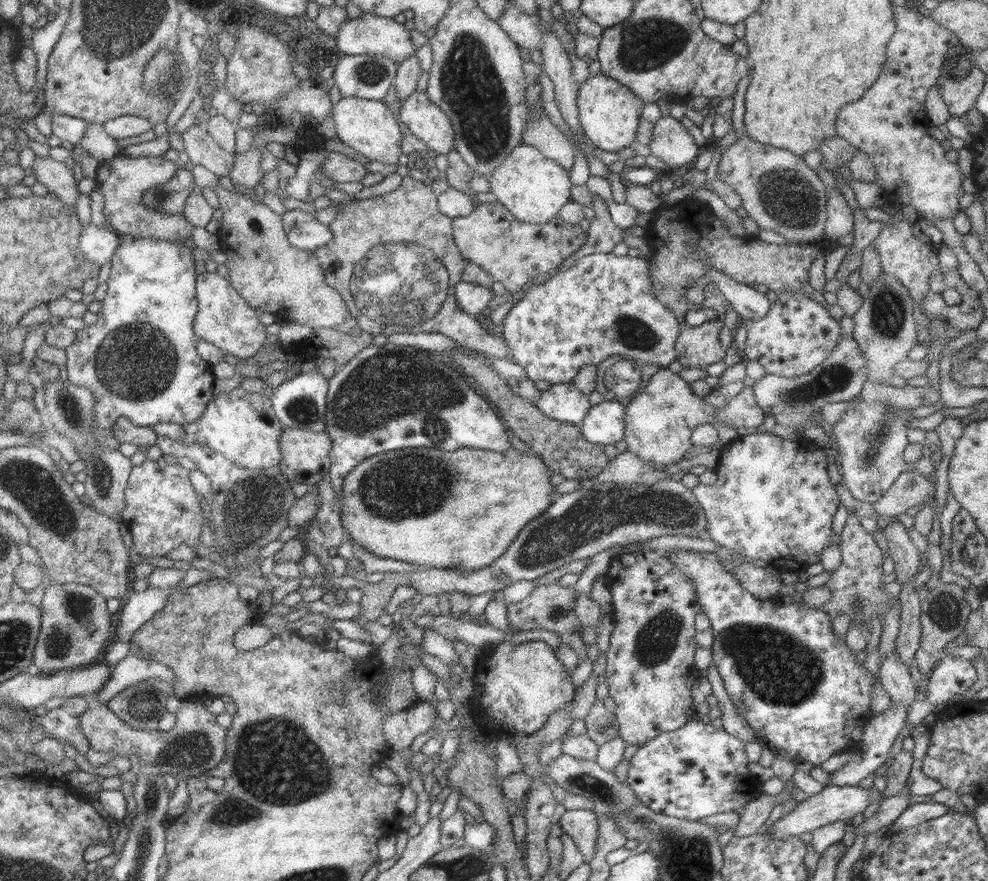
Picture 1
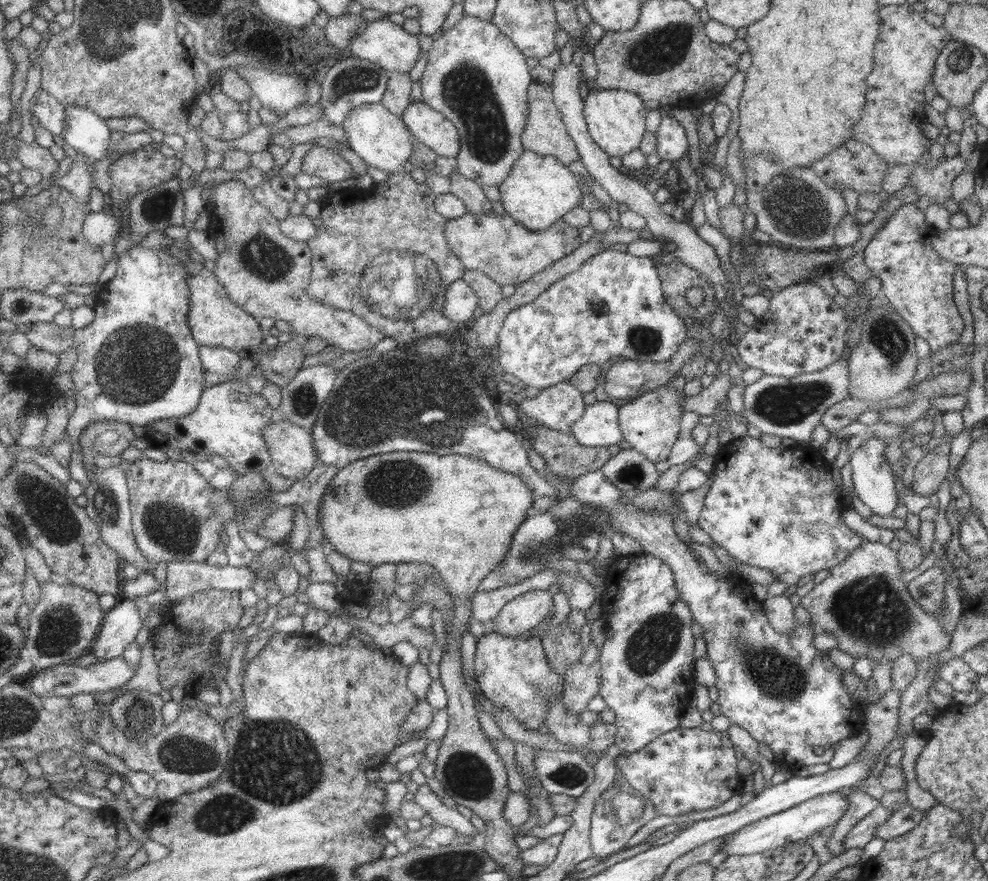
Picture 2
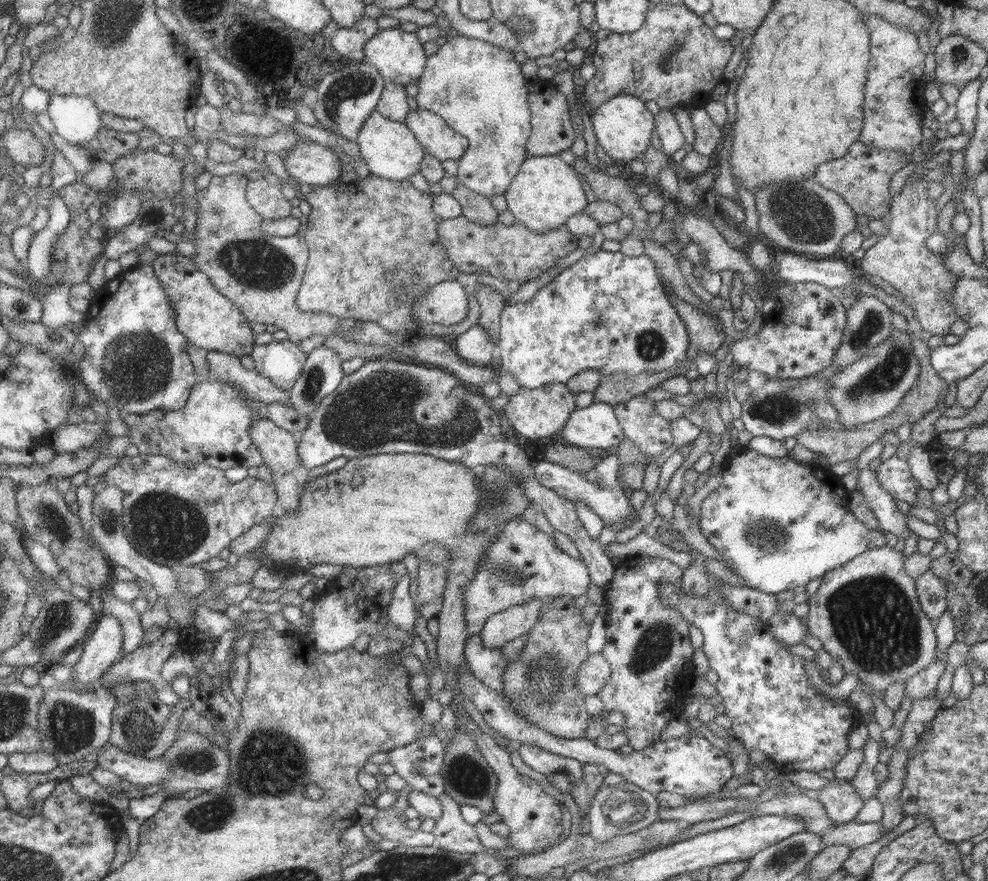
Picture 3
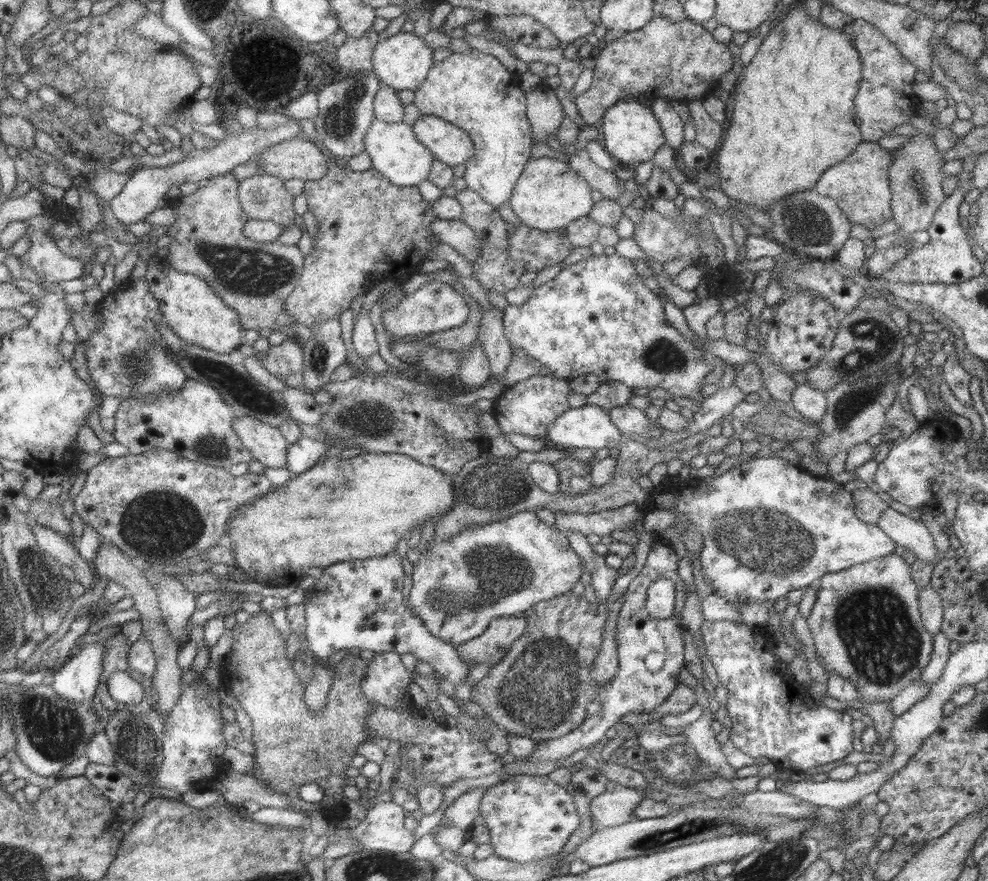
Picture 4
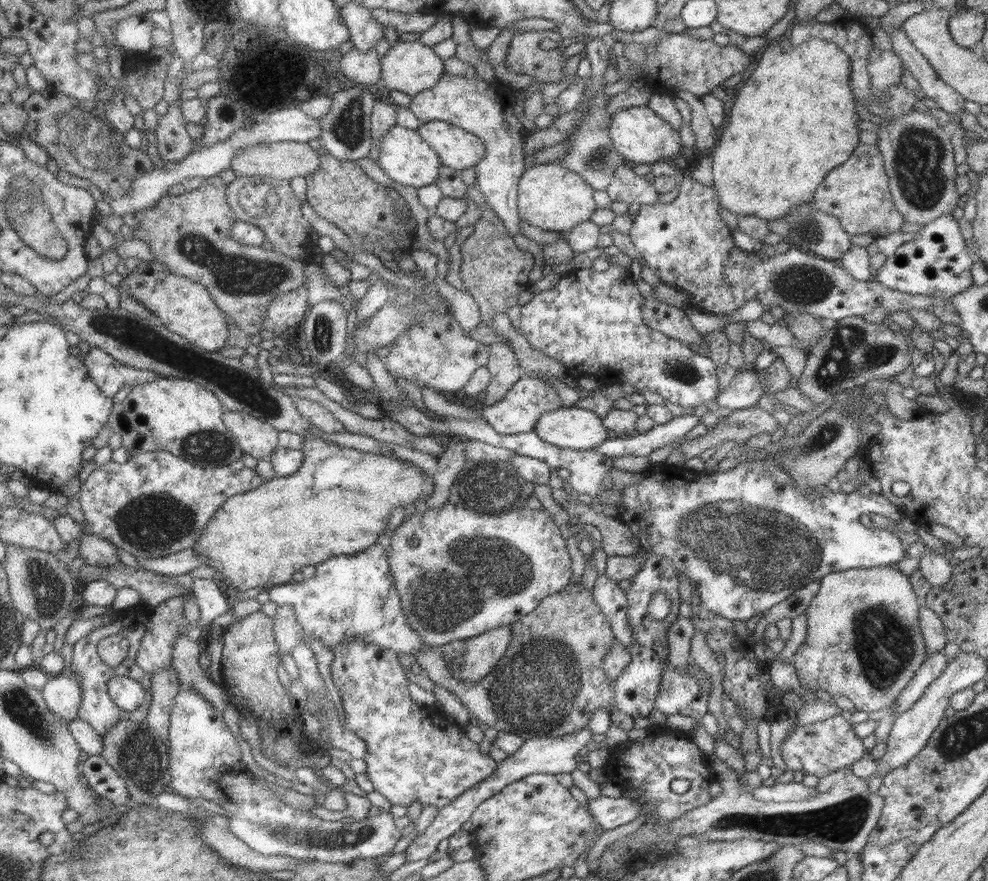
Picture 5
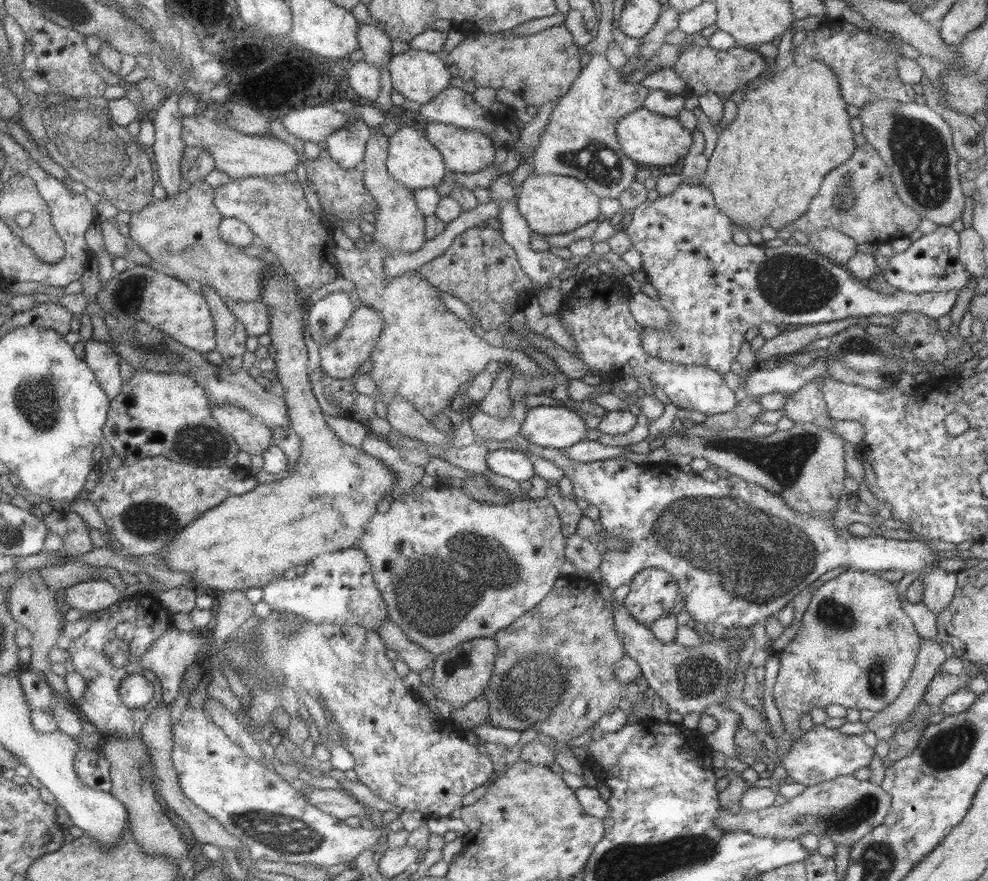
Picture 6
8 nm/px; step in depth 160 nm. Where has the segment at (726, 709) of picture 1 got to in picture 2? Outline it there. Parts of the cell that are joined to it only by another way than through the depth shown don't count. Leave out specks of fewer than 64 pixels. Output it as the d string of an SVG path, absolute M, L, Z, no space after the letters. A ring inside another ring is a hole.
M731 724L725 732L726 737L736 747L739 755L747 758L750 764L760 765L760 771L765 781L771 779L774 773L772 762L767 761L757 752L758 742L746 730L736 724Z

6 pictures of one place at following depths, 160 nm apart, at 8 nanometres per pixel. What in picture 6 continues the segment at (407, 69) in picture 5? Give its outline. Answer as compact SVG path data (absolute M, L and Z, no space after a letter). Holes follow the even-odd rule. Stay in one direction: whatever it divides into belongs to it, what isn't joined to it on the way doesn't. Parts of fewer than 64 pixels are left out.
M412 48L393 54L388 71L392 89L417 104L435 98L452 77L441 55Z

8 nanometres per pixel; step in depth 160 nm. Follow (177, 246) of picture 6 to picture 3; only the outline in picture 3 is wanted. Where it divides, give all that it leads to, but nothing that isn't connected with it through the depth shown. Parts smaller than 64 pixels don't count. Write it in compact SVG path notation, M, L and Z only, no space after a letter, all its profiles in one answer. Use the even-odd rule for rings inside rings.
M244 175L210 178L208 185L194 194L195 225L192 245L195 253L190 259L195 268L207 275L211 284L227 297L249 324L273 325L287 333L286 340L294 344L312 336L324 338L342 335L339 320L324 313L301 312L296 305L308 259L308 248L301 234L279 237L260 232L262 218L245 200Z

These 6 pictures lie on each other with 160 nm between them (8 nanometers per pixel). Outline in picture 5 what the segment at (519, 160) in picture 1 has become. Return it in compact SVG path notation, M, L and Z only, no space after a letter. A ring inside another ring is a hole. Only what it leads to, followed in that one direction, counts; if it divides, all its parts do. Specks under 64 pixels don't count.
M558 162L537 164L524 170L519 177L516 207L520 220L543 230L563 234L591 216L596 208L593 191L581 176Z

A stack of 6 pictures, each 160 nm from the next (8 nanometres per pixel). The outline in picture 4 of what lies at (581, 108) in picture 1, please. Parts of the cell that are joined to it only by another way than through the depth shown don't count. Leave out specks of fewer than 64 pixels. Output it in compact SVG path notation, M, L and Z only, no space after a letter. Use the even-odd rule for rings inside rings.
M637 100L615 101L615 104L605 110L600 121L602 126L599 128L599 135L603 137L603 146L622 166L627 162L641 163L652 160L653 154L666 141L651 109L637 103Z

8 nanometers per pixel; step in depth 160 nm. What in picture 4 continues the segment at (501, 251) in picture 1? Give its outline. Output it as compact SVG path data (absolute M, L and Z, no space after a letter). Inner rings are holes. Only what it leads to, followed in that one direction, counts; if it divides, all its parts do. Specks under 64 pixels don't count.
M435 219L430 224L432 234L441 242L448 244L462 254L470 263L480 251L479 239L463 221ZM520 224L513 233L508 234L509 256L513 260L523 262L526 271L540 271L542 268L551 266L551 264L561 263L572 248L573 246L569 244L566 237L566 229L543 232Z

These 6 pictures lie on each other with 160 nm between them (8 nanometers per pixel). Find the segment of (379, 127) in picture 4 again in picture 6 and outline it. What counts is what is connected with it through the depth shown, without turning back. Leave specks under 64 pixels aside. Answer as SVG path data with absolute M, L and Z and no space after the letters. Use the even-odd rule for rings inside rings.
M401 126L388 138L387 172L411 190L436 187L446 174L446 166L439 151L426 139L423 131Z

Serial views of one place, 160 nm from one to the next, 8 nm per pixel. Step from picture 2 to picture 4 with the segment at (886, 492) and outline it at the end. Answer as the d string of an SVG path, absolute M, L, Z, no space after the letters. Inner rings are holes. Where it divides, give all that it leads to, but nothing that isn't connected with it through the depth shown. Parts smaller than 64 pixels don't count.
M890 507L880 514L876 525L897 545L910 550L917 560L935 565L941 557L923 522L909 518Z

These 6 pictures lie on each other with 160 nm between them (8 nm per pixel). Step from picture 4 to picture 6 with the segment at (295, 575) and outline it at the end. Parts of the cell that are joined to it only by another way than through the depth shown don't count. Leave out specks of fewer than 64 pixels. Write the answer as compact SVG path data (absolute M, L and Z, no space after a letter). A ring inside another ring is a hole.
M267 247L259 257L266 261L267 266L264 272L260 273L262 289L259 300L268 306L267 319L271 324L267 337L275 348L277 381L284 391L282 396L287 406L289 425L300 440L300 454L289 474L283 475L272 484L257 484L245 494L227 497L192 520L171 543L166 544L157 553L165 570L183 571L189 575L189 586L215 594L262 587L268 580L281 577L284 570L298 564L306 565L313 557L321 556L322 552L353 547L362 537L368 518L377 513L375 505L389 497L392 485L395 484L395 473L387 471L381 461L365 454L363 449L345 444L325 422L325 417L313 397L308 378L302 294L293 286L294 282Z

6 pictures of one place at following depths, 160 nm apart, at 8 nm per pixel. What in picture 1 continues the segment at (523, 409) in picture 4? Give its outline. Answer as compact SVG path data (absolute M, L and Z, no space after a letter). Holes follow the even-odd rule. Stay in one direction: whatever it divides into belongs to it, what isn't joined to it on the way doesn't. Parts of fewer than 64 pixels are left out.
M571 383L551 384L549 390L540 392L539 398L531 402L545 417L571 425L579 425L591 408L587 395Z

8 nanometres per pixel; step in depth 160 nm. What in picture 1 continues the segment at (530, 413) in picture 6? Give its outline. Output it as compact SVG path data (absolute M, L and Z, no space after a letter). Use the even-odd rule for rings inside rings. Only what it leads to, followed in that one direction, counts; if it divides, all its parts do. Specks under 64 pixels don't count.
M617 399L604 400L591 406L579 423L581 436L593 444L614 444L624 438L624 402Z

